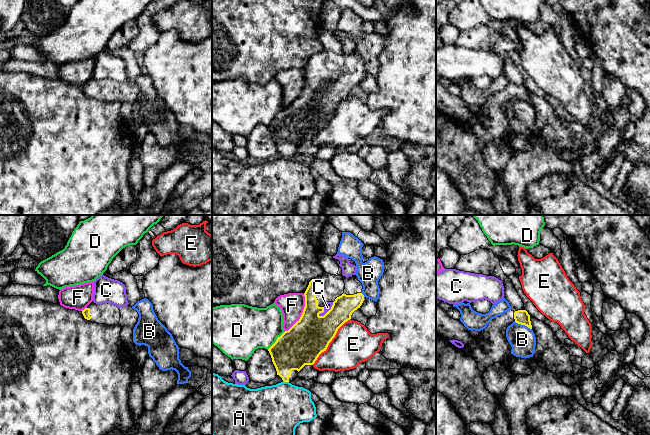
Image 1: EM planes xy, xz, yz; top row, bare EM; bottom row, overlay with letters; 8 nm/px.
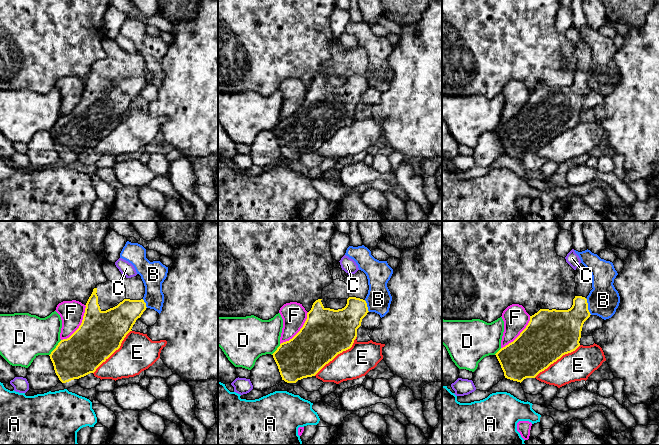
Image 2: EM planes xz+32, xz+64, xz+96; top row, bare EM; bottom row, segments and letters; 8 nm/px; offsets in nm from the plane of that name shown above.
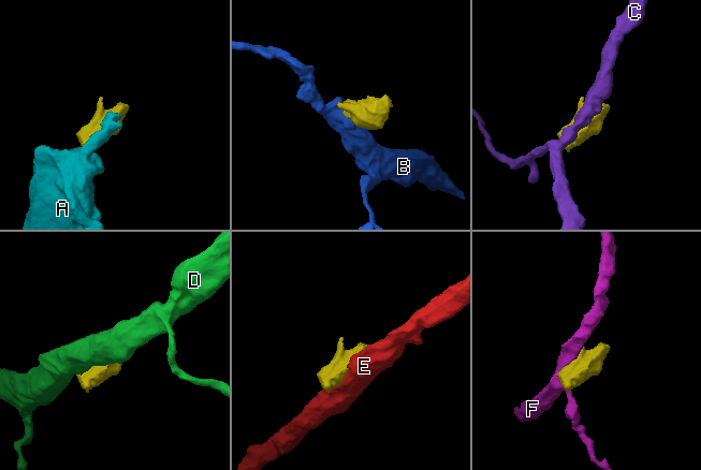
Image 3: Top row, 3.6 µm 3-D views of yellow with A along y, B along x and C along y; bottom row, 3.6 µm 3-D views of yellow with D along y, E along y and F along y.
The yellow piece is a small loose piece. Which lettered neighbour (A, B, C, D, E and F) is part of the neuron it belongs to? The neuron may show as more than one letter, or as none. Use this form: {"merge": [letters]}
{"merge": []}

